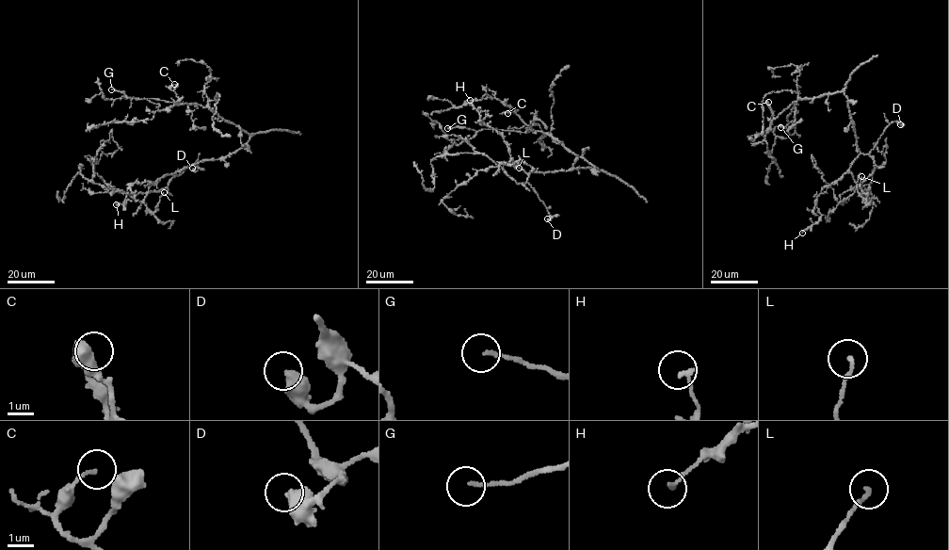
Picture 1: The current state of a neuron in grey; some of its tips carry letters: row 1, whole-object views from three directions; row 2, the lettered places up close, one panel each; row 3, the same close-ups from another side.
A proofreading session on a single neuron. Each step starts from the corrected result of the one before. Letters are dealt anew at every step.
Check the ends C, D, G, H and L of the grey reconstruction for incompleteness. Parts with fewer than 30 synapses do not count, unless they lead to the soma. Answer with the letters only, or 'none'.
none

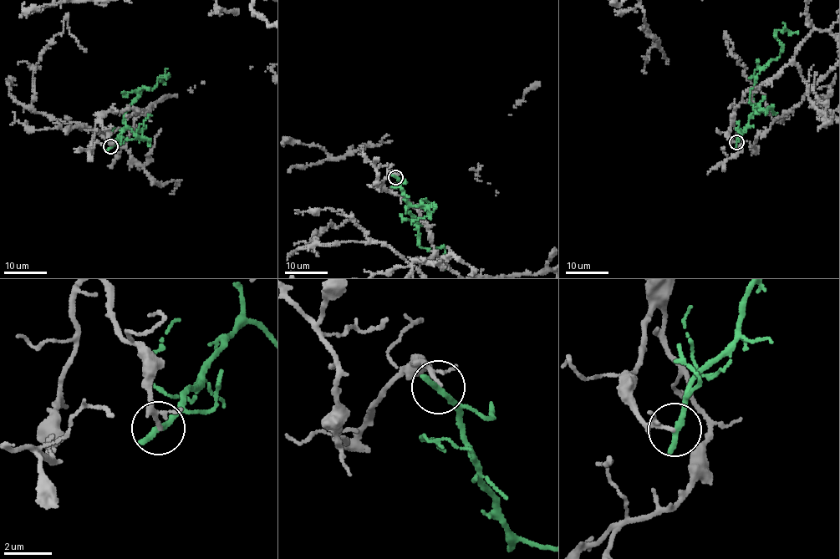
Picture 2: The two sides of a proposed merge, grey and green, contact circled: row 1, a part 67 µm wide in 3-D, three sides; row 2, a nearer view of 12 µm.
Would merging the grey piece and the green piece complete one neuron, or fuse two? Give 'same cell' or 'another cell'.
another cell

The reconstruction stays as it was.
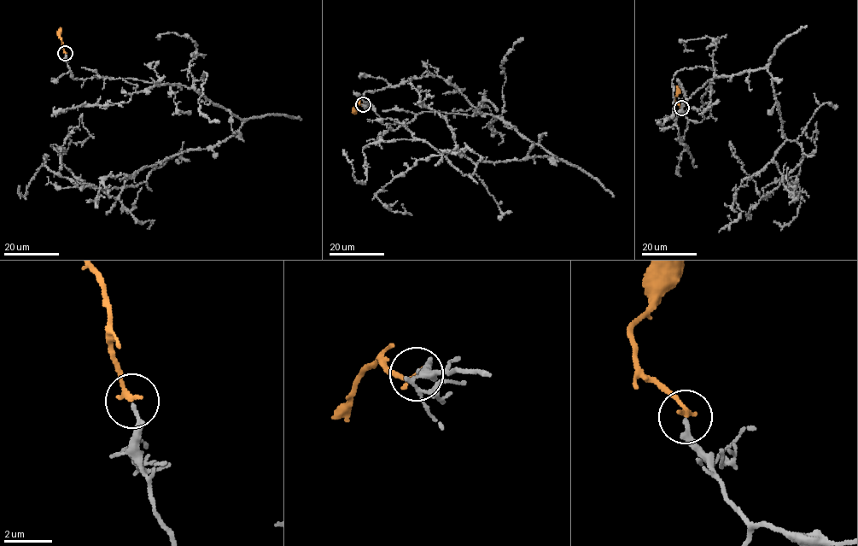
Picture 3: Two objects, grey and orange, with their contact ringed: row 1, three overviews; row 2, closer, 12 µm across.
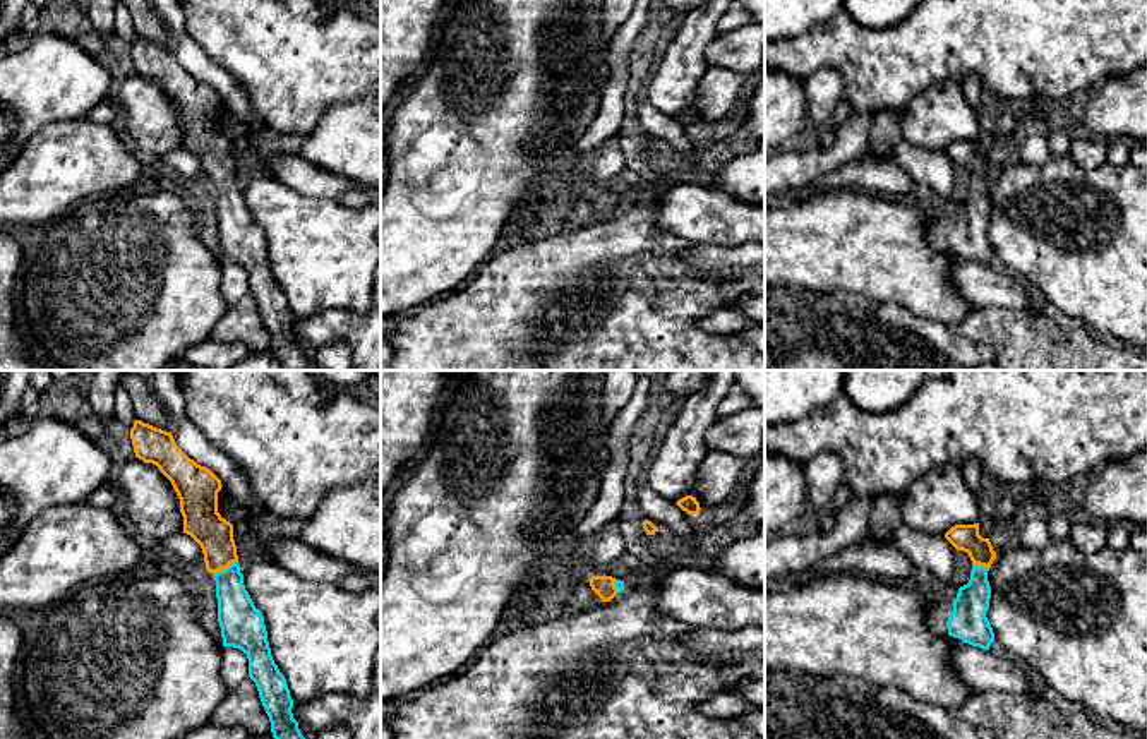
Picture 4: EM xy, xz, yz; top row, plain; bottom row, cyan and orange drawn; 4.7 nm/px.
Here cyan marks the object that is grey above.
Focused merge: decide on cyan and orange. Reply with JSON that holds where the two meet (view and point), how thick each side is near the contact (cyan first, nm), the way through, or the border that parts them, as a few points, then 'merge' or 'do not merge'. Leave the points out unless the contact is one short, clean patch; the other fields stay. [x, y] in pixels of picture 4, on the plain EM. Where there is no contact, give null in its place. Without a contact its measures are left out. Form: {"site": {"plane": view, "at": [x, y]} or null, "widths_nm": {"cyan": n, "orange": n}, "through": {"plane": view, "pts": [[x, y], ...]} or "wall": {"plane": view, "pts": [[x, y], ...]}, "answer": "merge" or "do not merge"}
{"site": {"plane": "xy", "at": [227, 184]}, "widths_nm": {"cyan": 190, "orange": 170}, "through": {"plane": "xy", "pts": [[239, 235], [227, 184], [215, 151], [203, 138]]}, "answer": "merge"}

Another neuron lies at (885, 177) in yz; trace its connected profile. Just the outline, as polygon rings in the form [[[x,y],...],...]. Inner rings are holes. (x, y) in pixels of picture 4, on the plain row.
[[[869,153],[833,171],[816,177],[808,187],[808,192],[832,189],[868,190],[890,199],[910,199],[919,195],[916,182],[909,171],[898,166],[893,159],[878,159]]]

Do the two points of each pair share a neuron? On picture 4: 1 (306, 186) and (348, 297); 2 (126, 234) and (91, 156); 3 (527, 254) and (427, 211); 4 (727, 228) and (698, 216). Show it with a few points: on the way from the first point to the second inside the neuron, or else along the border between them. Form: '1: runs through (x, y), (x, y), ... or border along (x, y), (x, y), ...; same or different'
1: border along (273, 177), (302, 194), (335, 199); different
2: border along (139, 187), (83, 199), (71, 208); different
3: border along (504, 242), (475, 271); different
4: runs through (720, 222), (705, 216); same

